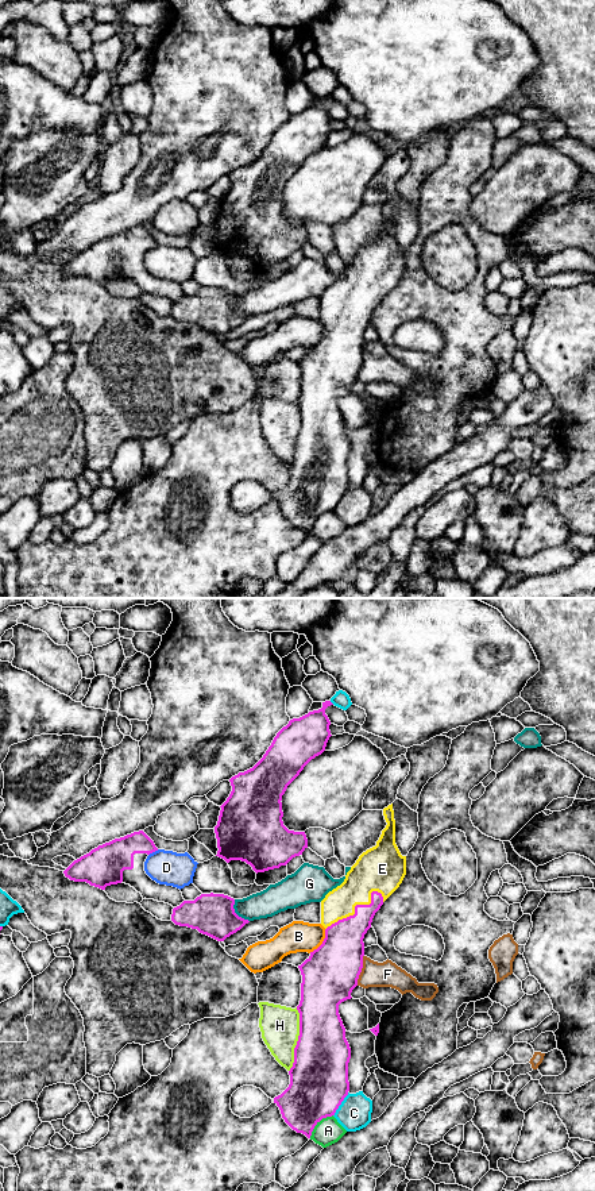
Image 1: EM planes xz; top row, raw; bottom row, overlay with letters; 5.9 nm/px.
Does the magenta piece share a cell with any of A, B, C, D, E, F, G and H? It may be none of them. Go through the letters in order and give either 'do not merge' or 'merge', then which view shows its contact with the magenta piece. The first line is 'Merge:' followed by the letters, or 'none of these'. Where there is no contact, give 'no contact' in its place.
Merge: E
A: do not merge; meets magenta in xz
B: do not merge; meets magenta in xz
C: do not merge; meets magenta in xz
D: do not merge; meets magenta in xz
E: merge; meets magenta in xz
F: do not merge; meets magenta in xz
G: do not merge; meets magenta in xz
H: do not merge; meets magenta in xz

